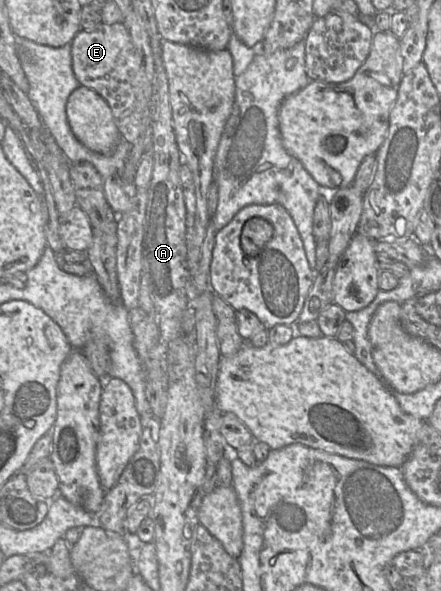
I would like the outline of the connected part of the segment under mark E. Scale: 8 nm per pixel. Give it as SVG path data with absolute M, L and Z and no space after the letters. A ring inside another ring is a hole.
M100 23L93 30L80 29L71 43L75 77L82 86L95 90L107 101L121 136L128 143L134 143L150 128L153 83L145 73L125 24Z

